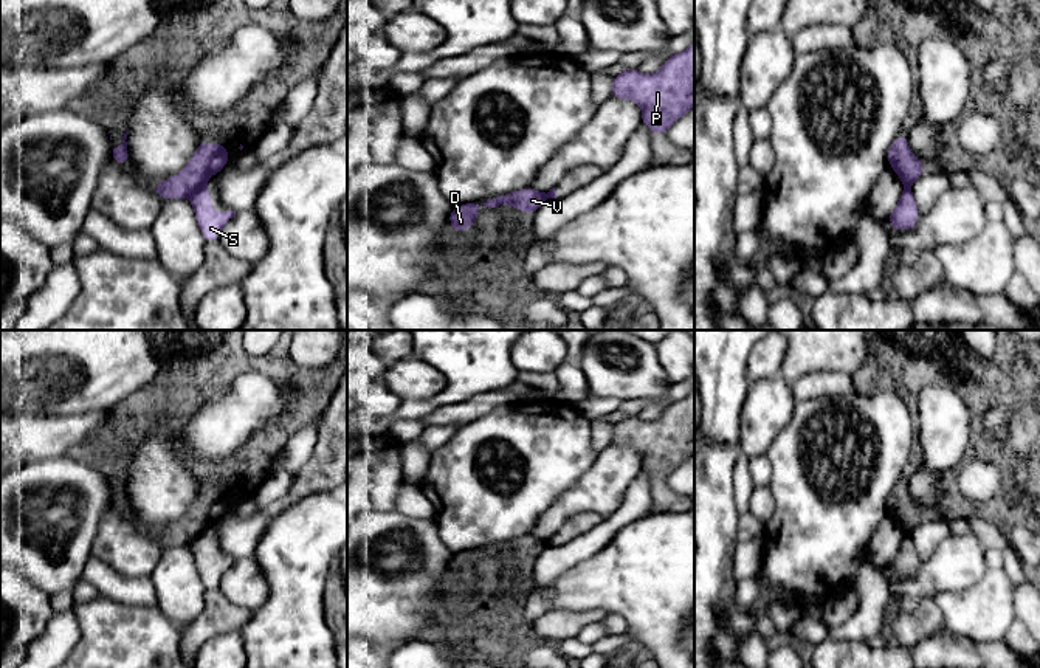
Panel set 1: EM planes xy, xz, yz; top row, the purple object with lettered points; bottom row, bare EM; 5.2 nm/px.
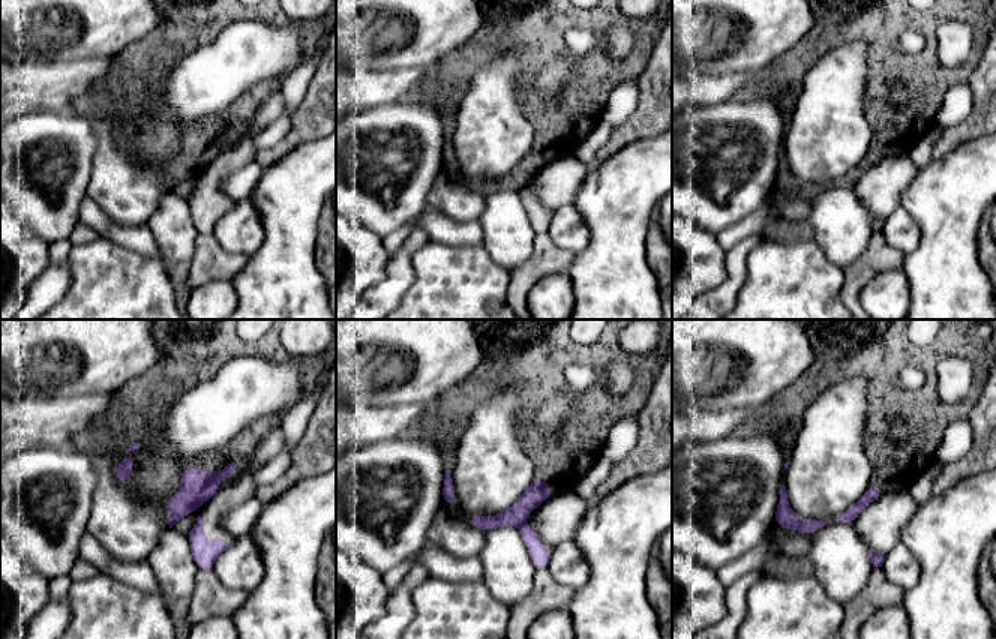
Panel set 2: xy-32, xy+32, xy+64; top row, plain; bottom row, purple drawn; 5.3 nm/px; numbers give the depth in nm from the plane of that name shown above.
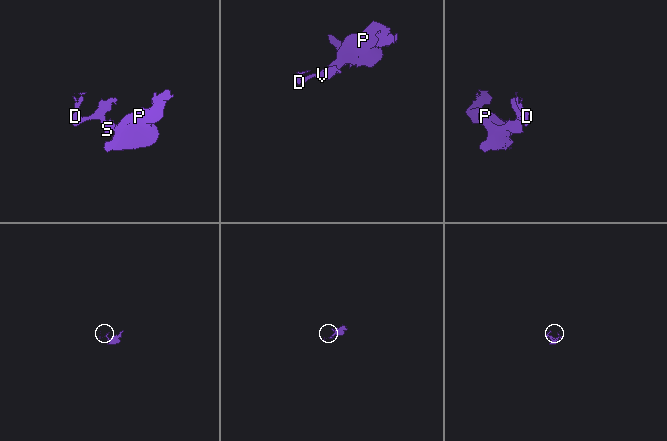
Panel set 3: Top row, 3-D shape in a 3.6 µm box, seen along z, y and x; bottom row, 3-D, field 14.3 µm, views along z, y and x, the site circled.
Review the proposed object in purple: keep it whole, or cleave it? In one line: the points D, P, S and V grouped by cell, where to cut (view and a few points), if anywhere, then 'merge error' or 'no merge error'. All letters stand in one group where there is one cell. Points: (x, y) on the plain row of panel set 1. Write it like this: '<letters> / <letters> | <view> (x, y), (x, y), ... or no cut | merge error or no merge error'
D V / P S | xy (203, 532), (188, 543) | merge error

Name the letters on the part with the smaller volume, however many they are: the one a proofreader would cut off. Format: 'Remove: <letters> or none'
Remove: D, V

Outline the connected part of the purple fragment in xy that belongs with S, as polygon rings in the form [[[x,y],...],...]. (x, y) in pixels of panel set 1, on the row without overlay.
[[[201,533],[195,539],[192,539],[189,542],[189,549],[195,558],[195,566],[201,577],[205,589],[219,587],[222,577],[234,564],[236,558],[215,560],[212,556],[212,547],[209,544],[208,533]]]

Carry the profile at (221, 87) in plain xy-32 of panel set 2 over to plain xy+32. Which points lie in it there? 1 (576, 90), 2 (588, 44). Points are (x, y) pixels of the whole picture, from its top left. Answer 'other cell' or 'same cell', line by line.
1: other cell
2: same cell

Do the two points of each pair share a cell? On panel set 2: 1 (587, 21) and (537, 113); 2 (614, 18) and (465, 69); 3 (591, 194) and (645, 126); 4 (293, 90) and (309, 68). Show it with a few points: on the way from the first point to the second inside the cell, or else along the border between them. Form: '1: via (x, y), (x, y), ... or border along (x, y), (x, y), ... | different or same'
1: via (630, 21), (641, 32), (641, 51), (581, 101) | same
2: via (576, 18), (513, 20), (501, 32) | same
3: border along (656, 134), (626, 144), (603, 161) | different
4: via (296, 84), (303, 74) | same

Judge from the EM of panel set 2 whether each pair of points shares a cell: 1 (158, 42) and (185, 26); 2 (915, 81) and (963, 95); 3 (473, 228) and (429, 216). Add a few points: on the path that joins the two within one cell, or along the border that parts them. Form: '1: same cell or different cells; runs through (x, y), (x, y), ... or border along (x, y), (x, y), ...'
1: same cell; runs through (164, 42), (168, 42), (179, 32)
2: different cells; border along (965, 81), (953, 84), (945, 92), (933, 123)
3: same cell; runs through (462, 230), (443, 230), (440, 227)

